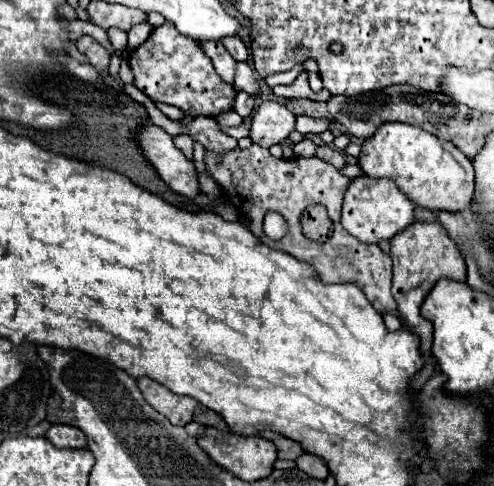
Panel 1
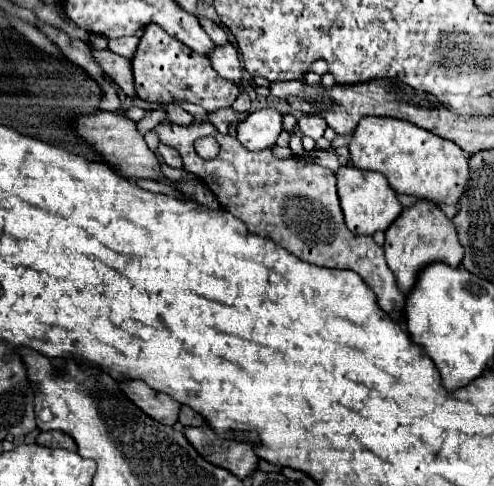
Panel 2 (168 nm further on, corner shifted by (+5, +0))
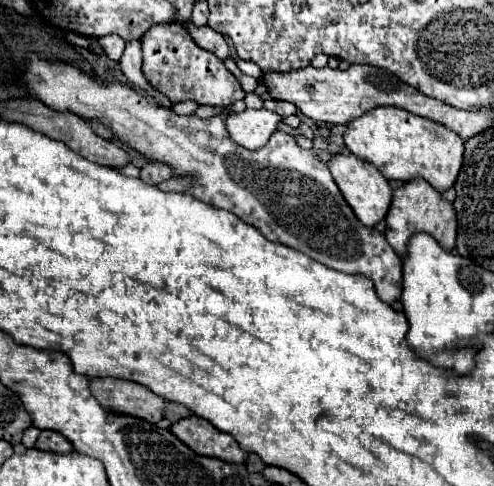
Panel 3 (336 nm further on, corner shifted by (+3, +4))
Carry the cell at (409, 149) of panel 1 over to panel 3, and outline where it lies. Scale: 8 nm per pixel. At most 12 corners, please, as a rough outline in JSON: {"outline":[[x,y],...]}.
{"outline":[[377,107],[347,125],[355,157],[385,179],[455,185],[465,141]]}

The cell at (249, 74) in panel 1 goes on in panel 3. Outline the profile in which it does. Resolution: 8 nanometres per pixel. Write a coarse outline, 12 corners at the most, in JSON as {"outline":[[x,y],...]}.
{"outline":[[211,27],[187,31],[199,47],[215,53],[221,61],[231,57],[227,39]]}

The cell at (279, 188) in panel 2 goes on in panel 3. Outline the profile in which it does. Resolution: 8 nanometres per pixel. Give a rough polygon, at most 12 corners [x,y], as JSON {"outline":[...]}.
{"outline":[[29,55],[43,103],[97,117],[191,195],[401,299],[403,261],[327,165],[275,131]]}

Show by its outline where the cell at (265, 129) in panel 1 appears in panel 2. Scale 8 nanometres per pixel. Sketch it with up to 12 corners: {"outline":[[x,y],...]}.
{"outline":[[259,109],[237,123],[249,151],[273,147],[281,113]]}

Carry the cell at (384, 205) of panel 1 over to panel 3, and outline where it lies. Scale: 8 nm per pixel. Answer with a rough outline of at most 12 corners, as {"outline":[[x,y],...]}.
{"outline":[[345,153],[327,163],[357,219],[375,227],[391,207],[389,181]]}

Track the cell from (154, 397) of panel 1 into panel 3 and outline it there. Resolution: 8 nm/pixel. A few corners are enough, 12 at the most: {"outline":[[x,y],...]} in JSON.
{"outline":[[93,379],[105,409],[163,419],[167,399],[135,381]]}

